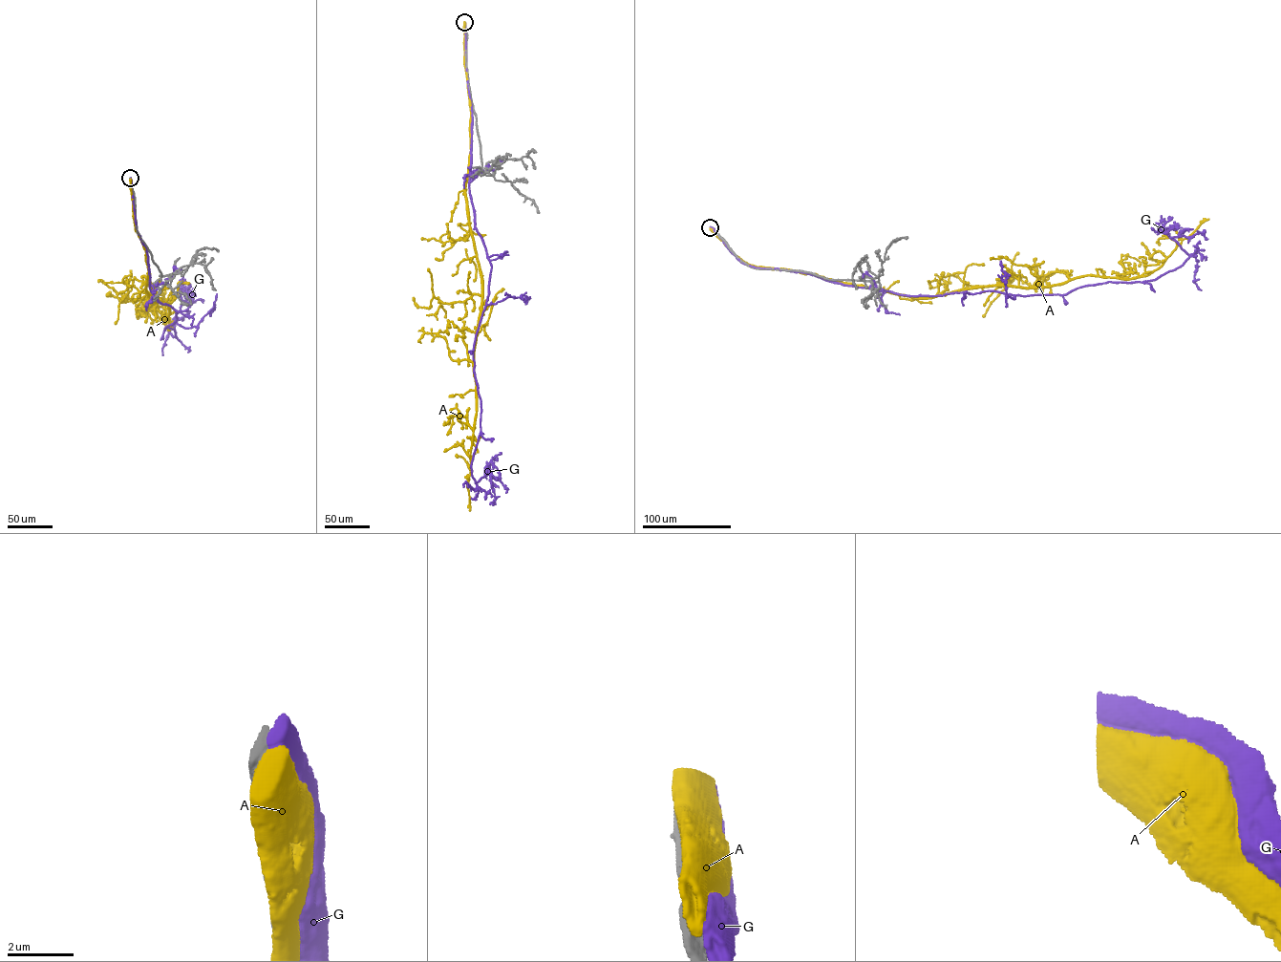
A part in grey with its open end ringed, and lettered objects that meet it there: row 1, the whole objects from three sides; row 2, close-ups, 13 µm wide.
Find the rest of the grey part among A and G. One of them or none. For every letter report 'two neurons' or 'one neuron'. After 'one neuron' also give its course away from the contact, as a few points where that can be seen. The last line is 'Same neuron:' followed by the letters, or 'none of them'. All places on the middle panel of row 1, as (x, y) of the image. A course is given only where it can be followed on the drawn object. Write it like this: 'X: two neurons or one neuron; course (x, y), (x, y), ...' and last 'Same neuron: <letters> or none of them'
A: two neurons
G: two neurons
Same neuron: none of them

